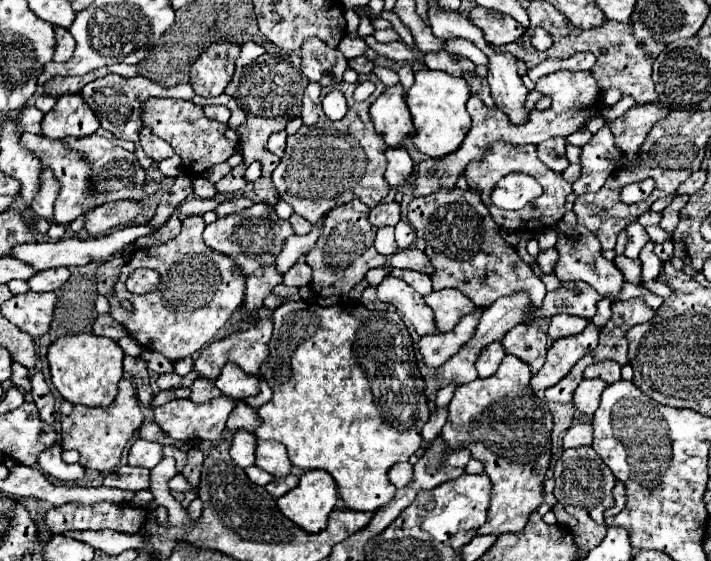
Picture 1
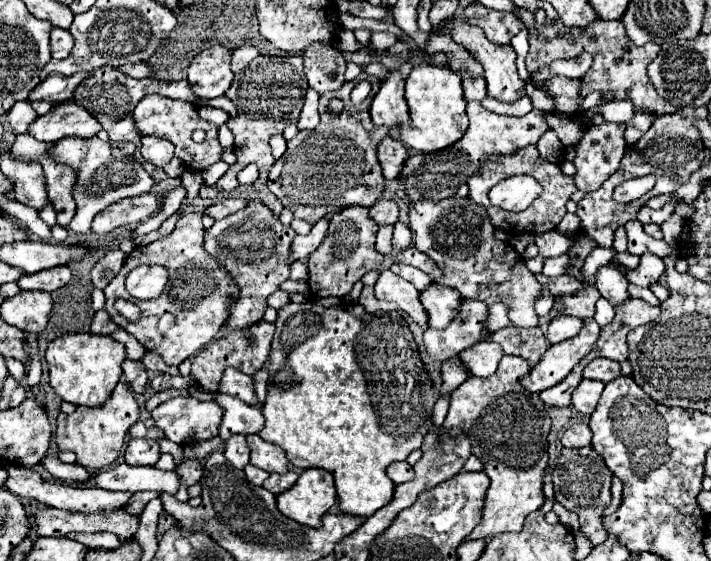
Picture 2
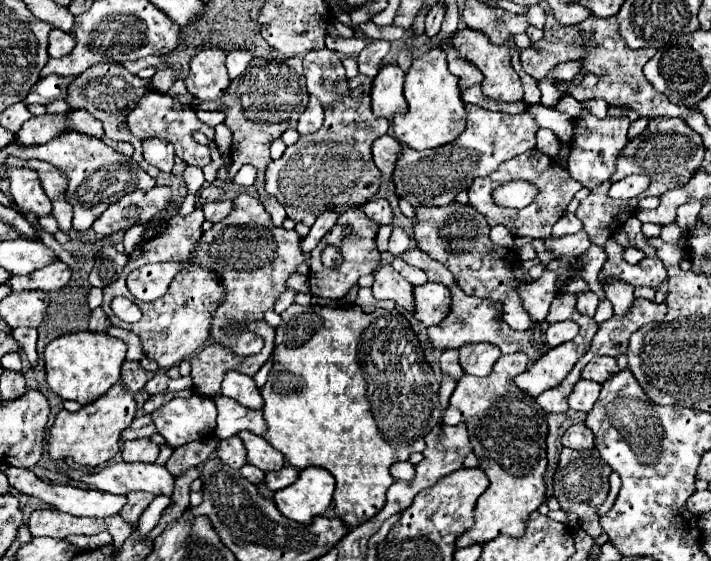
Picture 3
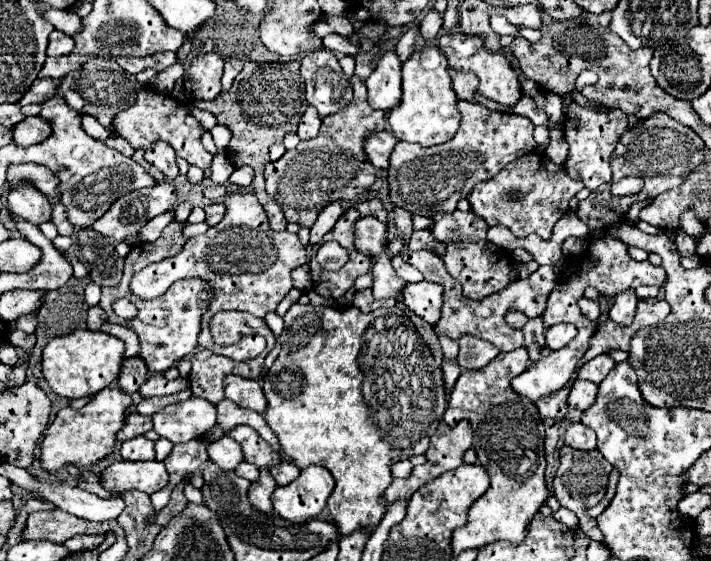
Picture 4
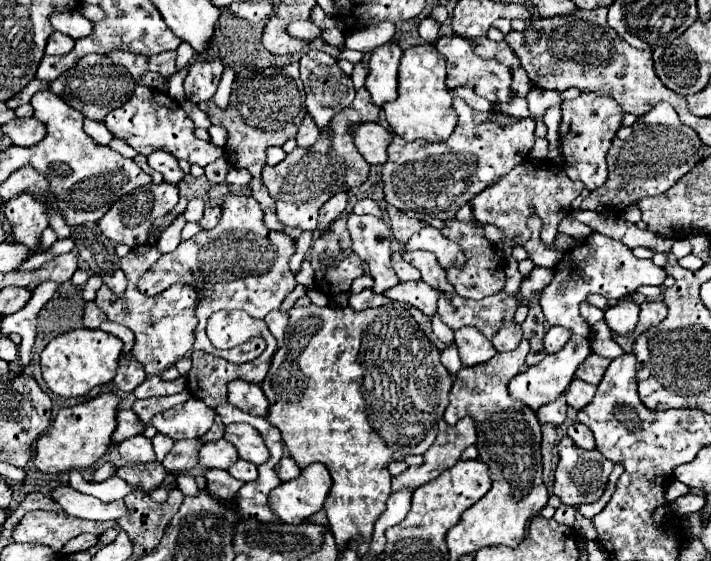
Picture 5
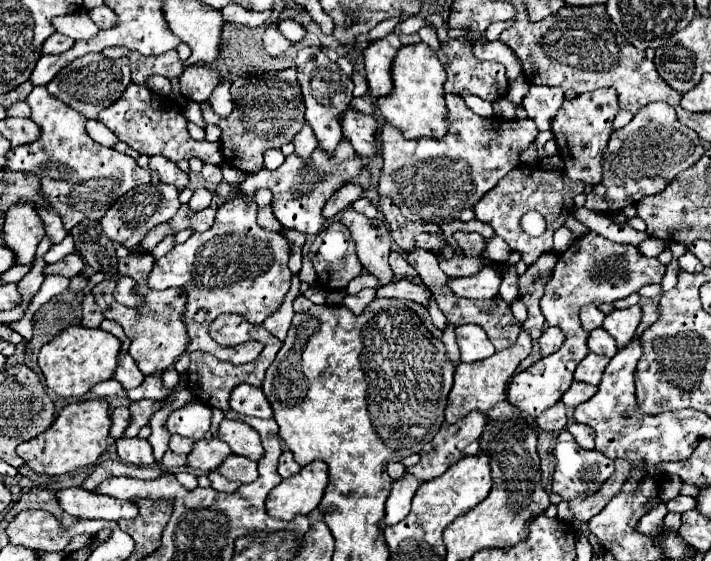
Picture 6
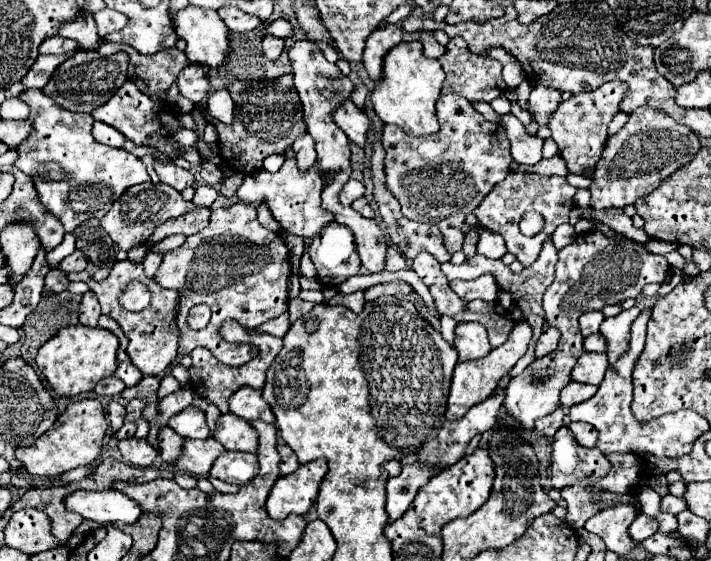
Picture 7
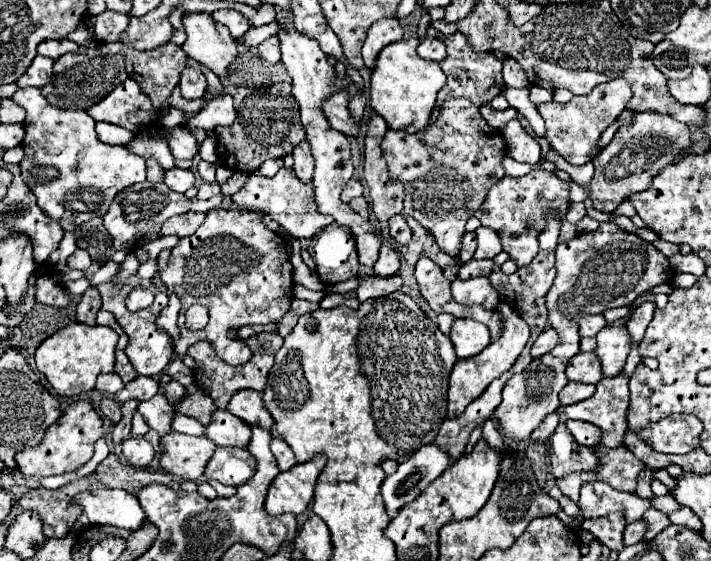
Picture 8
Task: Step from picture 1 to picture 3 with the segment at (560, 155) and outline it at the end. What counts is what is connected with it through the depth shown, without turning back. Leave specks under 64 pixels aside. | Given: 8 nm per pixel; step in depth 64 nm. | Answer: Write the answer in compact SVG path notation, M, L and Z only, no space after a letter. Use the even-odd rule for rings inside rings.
M540 130L540 132L536 134L536 140L538 140L536 148L538 148L542 154L546 154L546 156L550 156L550 158L556 158L556 156L558 156L560 140L556 138L556 134L552 134L550 130Z

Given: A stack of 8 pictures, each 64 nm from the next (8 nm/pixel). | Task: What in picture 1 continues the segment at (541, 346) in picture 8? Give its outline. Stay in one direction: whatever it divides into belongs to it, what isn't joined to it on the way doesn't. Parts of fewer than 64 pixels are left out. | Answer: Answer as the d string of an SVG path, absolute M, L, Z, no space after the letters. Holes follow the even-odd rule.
M556 314L550 320L550 330L548 336L552 340L564 338L564 336L574 336L578 332L582 332L588 326L588 318L580 318L580 316L564 316L564 314Z

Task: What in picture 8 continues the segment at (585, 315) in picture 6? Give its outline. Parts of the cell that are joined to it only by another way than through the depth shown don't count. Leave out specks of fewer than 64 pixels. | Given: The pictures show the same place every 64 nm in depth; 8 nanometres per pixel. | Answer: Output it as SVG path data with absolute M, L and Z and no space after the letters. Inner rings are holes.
M594 314L594 316L582 316L578 320L578 324L580 324L580 336L590 338L590 336L596 336L600 332L600 328L604 328L606 320L602 314Z

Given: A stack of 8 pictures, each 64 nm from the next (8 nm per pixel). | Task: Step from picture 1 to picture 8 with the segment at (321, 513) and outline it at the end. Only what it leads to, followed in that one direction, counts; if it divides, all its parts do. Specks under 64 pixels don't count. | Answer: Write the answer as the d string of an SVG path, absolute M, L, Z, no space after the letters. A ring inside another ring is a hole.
M316 456L304 464L296 464L296 468L284 474L278 474L266 496L266 512L270 516L304 512L314 496L314 486L324 464L326 458Z

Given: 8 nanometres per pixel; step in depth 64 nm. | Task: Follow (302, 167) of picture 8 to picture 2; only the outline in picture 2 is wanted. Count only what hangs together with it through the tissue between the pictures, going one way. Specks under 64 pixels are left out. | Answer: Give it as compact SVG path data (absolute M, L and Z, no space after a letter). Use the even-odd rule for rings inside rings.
M308 88L306 96L304 96L304 106L302 106L302 112L300 112L300 120L298 120L300 130L312 130L312 128L318 126L318 122L320 122L318 100L320 100L320 96L316 94L316 90Z

